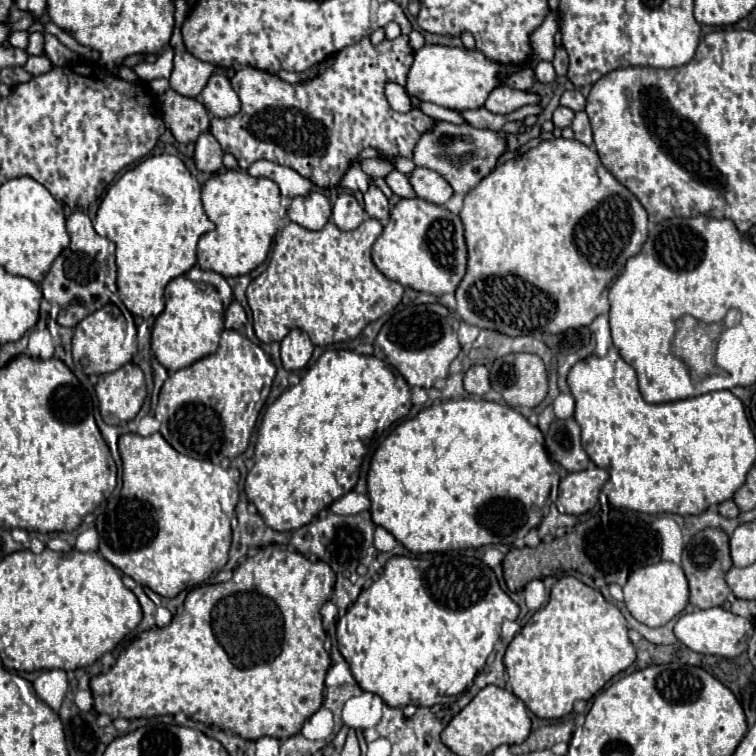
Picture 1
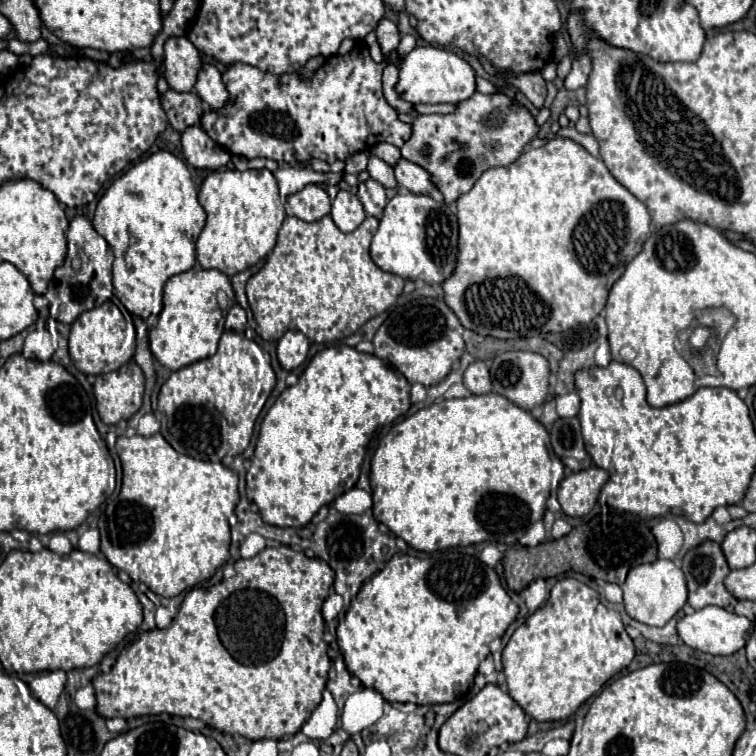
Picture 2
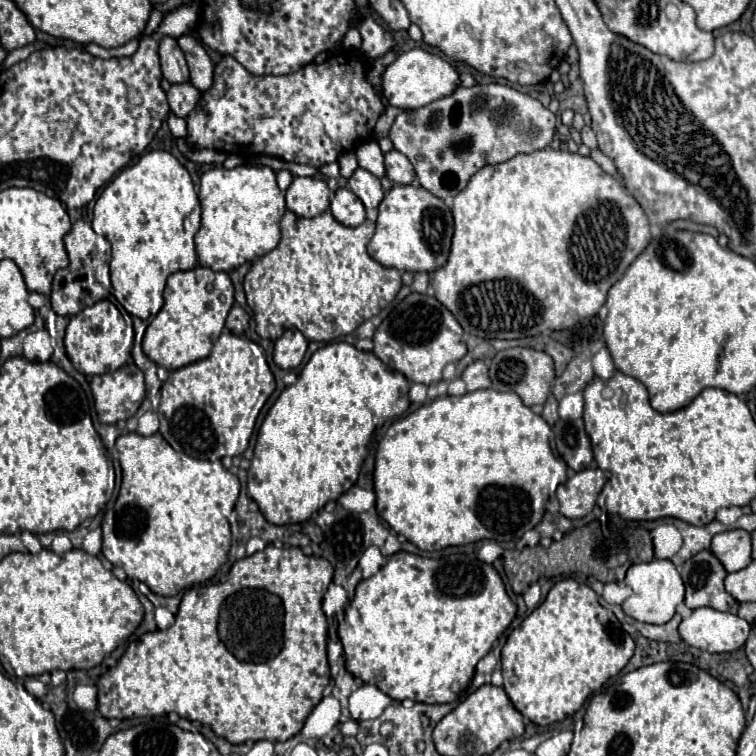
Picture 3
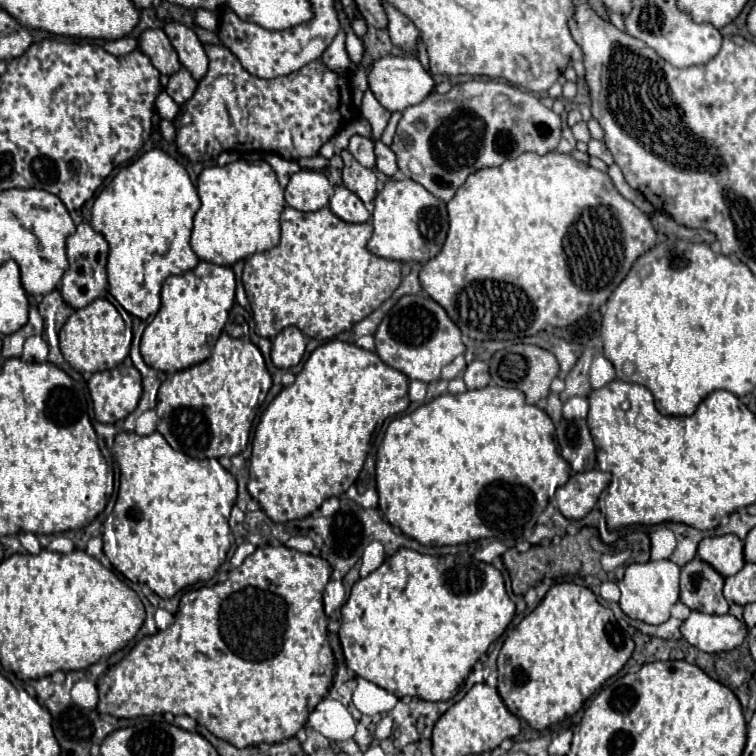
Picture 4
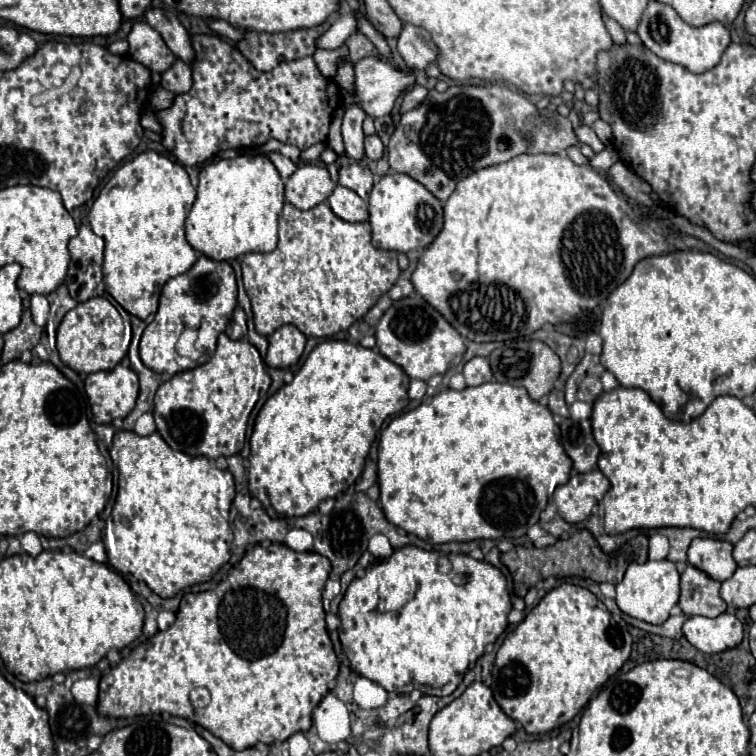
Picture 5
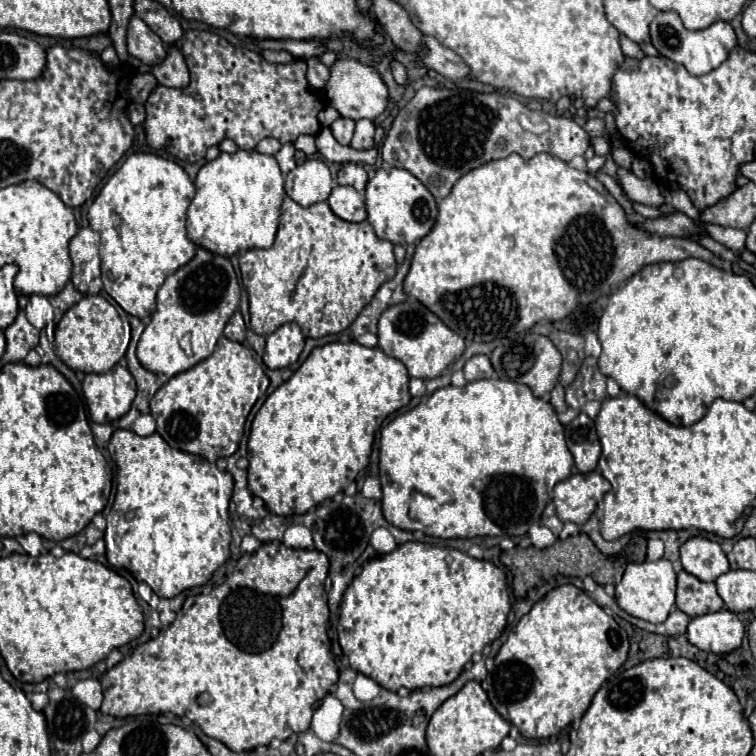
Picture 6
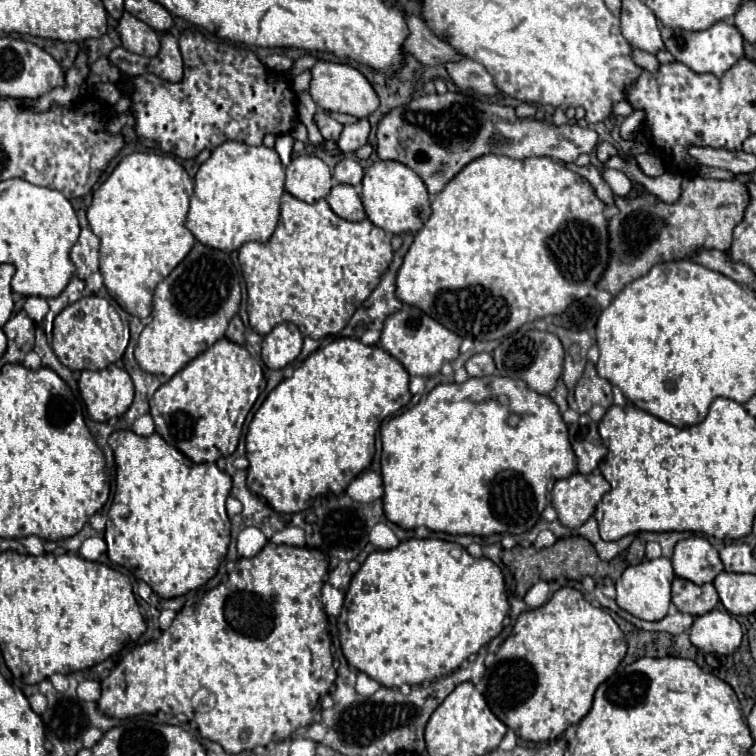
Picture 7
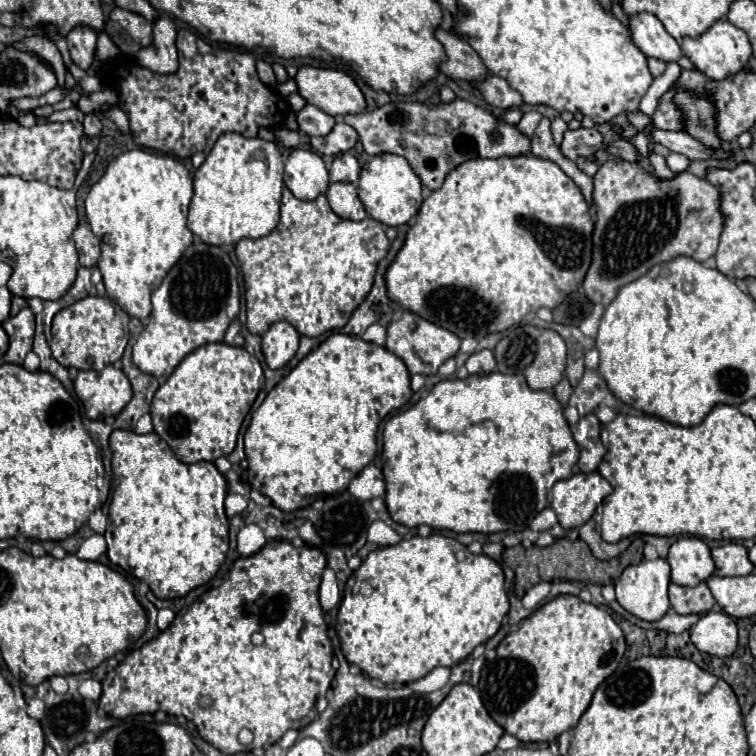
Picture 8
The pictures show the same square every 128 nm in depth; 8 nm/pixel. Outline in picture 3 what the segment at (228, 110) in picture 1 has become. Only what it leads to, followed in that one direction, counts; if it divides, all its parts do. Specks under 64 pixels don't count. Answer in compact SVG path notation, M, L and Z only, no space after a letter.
M180 36L178 38L180 48L186 54L188 60L188 68L190 68L190 84L194 88L198 88L200 92L206 92L208 88L212 88L214 82L214 64L208 56L208 52L204 50L204 46L194 38L194 36Z

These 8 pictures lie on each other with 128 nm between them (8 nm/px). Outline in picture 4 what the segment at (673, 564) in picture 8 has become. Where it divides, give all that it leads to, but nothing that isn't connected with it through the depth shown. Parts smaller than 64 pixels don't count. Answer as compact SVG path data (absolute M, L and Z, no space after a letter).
M736 534L704 538L698 544L698 556L712 564L724 578L736 574L744 564L744 542Z

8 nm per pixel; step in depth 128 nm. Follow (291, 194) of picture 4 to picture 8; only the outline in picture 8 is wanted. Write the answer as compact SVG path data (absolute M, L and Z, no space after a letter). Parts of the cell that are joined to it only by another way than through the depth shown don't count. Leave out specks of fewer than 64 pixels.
M292 150L286 160L284 184L298 200L316 200L330 186L324 160L310 150Z

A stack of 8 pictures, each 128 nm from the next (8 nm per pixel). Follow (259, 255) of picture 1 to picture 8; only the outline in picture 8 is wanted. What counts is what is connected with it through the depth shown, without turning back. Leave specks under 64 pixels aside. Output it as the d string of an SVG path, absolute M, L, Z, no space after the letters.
M236 132L222 134L194 174L194 196L188 212L188 228L206 244L238 244L242 238L268 236L278 224L284 162L278 146L260 138L244 138Z

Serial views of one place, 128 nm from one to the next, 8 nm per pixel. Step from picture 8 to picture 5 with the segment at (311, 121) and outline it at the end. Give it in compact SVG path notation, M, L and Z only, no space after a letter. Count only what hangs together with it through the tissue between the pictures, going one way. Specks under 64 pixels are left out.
M350 104L344 110L342 138L344 138L346 154L352 160L364 160L364 132L362 132L364 118L366 118L366 112L356 104Z

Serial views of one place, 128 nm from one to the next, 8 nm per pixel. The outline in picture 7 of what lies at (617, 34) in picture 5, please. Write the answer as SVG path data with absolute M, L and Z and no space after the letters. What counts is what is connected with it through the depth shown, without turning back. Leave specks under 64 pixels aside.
M632 48L632 60L634 60L640 68L644 68L644 70L648 70L648 72L654 72L654 70L660 66L654 54L644 52L644 50L638 50L638 48Z

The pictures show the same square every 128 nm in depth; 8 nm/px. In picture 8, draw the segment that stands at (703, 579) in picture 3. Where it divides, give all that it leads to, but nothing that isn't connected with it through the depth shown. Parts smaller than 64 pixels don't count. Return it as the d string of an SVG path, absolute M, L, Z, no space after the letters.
M700 582L694 588L670 584L668 596L670 596L672 608L678 614L700 614L700 612L708 612L716 604L716 600L714 600L710 588L706 586L706 582Z

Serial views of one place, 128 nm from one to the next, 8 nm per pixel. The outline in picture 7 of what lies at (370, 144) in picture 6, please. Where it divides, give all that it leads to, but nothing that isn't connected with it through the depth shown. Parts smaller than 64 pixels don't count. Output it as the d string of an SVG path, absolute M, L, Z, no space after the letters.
M362 118L350 126L344 126L344 132L338 140L342 154L352 154L360 146L364 146L368 142L368 134L370 134L370 122L366 118Z

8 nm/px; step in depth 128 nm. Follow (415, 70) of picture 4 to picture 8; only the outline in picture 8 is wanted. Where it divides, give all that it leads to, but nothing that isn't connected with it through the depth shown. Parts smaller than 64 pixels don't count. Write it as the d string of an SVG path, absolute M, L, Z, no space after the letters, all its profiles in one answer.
M300 66L294 80L298 84L298 94L304 96L308 104L334 118L360 114L366 110L366 98L362 90L354 78L342 70Z

